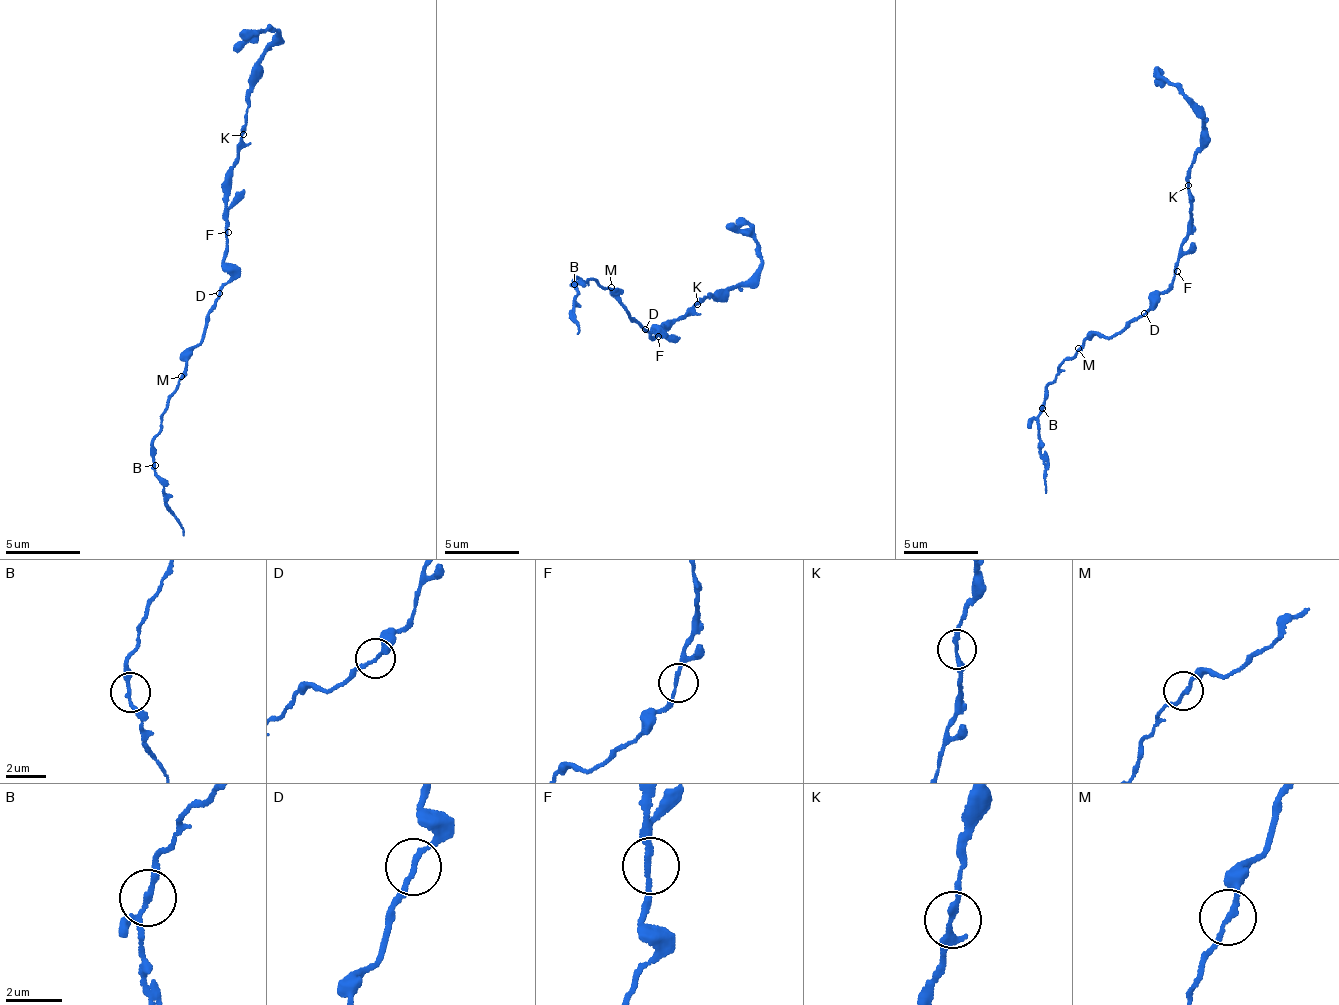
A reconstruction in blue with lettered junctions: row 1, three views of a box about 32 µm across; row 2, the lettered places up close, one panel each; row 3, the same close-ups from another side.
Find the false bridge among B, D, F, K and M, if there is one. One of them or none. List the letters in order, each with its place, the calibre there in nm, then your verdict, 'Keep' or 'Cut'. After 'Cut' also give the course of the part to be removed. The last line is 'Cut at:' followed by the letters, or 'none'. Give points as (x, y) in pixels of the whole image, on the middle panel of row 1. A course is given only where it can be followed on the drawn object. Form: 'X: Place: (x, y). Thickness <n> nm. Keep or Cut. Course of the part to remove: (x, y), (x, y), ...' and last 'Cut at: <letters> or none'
B: Place: (574, 284). Thickness 150 nm. Cut. Course of the part to remove: (575, 286), (571, 305), (578, 335)
D: Place: (645, 329). Thickness 150 nm. Keep
F: Place: (658, 336). Thickness 170 nm. Keep
K: Place: (697, 304). Thickness 180 nm. Keep
M: Place: (611, 287). Thickness 160 nm. Keep
Cut at: B

